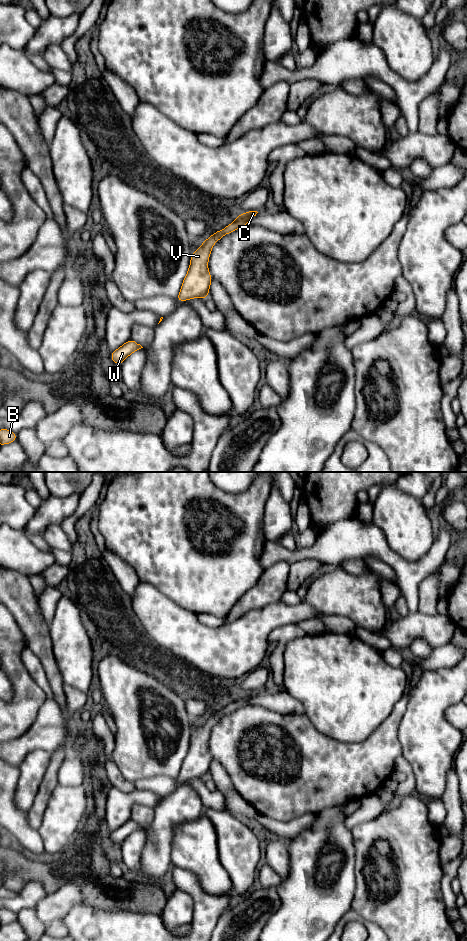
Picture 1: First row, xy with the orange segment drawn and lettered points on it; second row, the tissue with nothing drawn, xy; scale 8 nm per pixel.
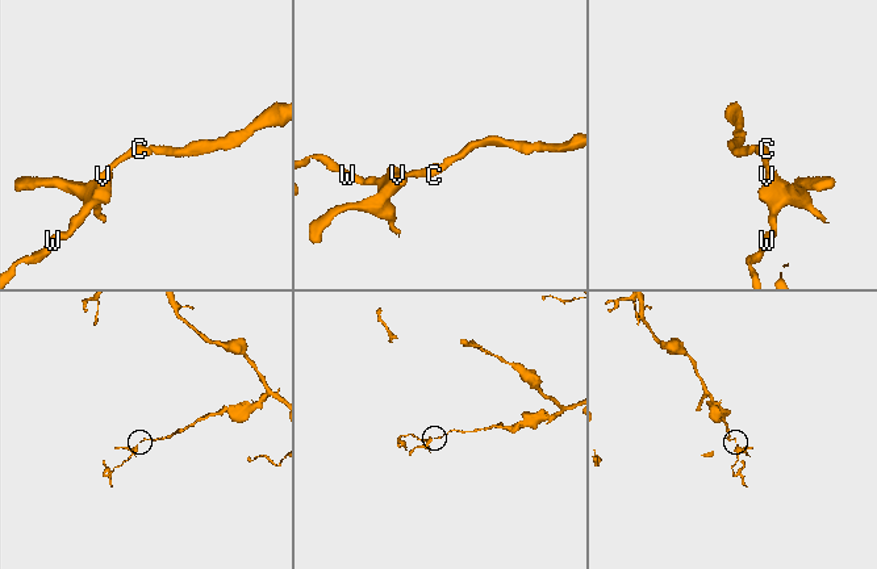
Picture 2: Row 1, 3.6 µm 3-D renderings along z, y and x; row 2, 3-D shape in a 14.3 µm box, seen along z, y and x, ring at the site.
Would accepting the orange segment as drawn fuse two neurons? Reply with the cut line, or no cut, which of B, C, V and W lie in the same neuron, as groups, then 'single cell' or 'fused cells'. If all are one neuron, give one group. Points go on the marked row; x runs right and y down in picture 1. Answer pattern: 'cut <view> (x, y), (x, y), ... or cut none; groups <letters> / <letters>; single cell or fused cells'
cut none; groups B C V W; single cell

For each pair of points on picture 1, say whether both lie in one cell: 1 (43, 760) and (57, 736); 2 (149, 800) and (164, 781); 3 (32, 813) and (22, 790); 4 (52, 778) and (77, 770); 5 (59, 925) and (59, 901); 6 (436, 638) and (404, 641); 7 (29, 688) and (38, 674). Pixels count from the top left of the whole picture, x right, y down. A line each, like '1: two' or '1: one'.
1: two
2: two
3: two
4: two
5: two
6: one
7: two

